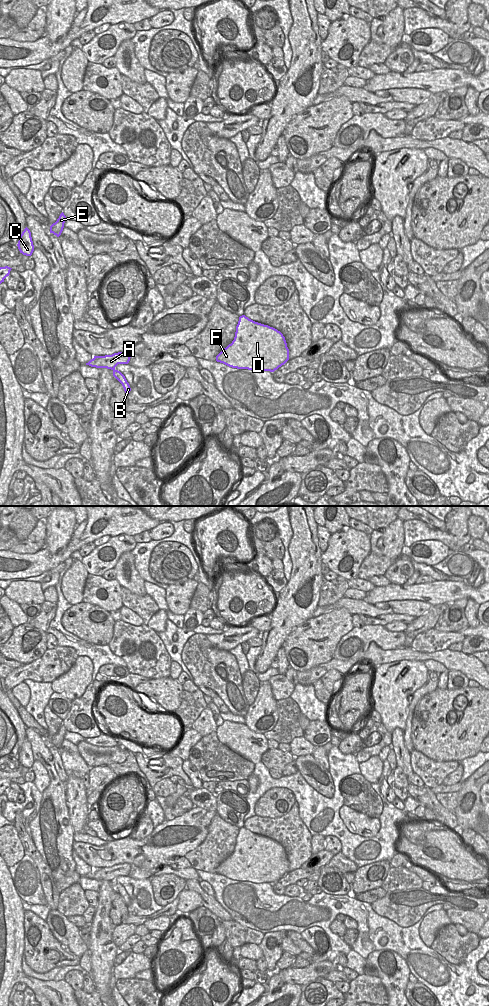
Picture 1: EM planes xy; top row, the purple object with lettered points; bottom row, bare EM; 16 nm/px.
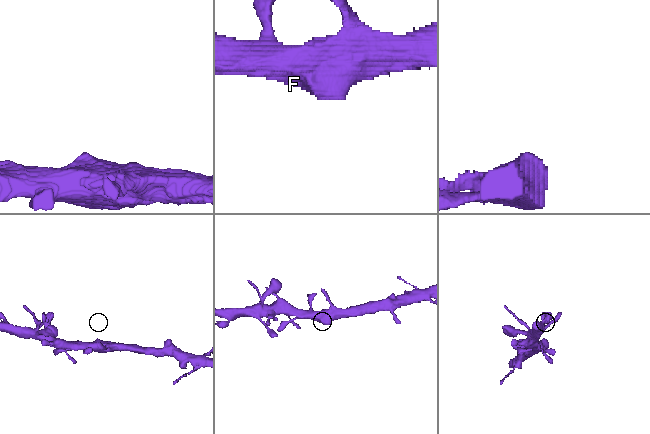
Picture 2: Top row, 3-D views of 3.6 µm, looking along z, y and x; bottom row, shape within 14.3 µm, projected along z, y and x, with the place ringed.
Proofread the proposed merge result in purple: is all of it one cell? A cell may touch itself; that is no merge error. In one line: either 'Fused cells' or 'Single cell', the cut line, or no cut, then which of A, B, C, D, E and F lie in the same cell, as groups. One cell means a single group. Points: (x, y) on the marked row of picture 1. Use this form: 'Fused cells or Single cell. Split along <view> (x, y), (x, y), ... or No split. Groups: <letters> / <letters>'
Single cell. No split. Groups: A B C D E F.

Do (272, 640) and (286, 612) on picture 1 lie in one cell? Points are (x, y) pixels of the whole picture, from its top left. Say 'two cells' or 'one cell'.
one cell

